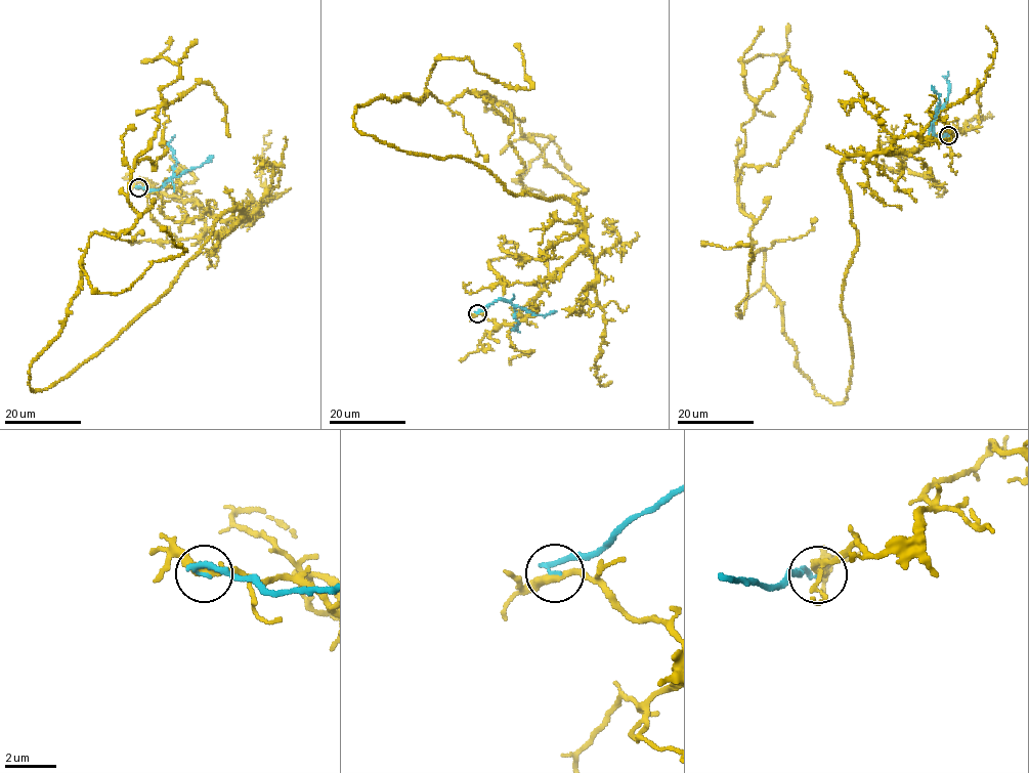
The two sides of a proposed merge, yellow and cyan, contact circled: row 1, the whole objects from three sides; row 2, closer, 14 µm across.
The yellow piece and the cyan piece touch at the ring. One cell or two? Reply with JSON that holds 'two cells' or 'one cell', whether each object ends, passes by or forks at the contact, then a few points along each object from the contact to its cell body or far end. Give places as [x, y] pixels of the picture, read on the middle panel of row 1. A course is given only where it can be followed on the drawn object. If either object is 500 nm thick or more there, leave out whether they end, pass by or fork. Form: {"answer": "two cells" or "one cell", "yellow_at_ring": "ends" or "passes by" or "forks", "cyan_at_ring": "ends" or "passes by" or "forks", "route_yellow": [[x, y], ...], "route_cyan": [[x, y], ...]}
{"answer": "two cells", "yellow_at_ring": "passes by", "cyan_at_ring": "ends", "route_yellow": [[477, 312], [524, 319], [586, 216], [362, 134], [356, 106], [507, 102], [552, 139], [521, 179], [543, 196]], "route_cyan": [[477, 312], [500, 299], [510, 302], [518, 321], [516, 330], [512, 330], [520, 333]]}

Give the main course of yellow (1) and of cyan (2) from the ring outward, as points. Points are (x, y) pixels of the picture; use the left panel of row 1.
1: (138, 187), (247, 218), (221, 215), (167, 293), (33, 390), (88, 239), (138, 218), (171, 37)
2: (138, 187), (161, 188), (173, 176), (176, 158), (168, 143), (175, 134)

